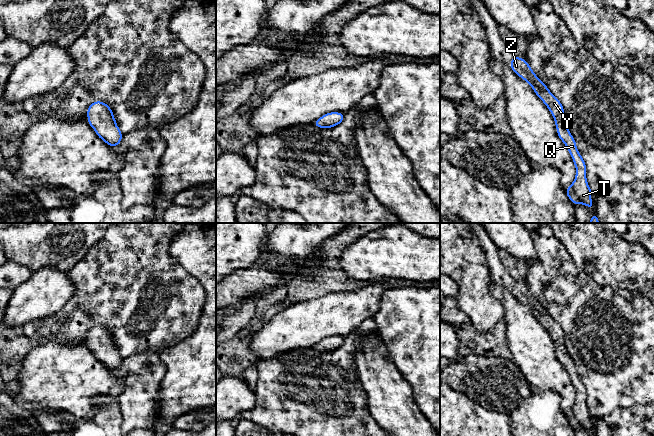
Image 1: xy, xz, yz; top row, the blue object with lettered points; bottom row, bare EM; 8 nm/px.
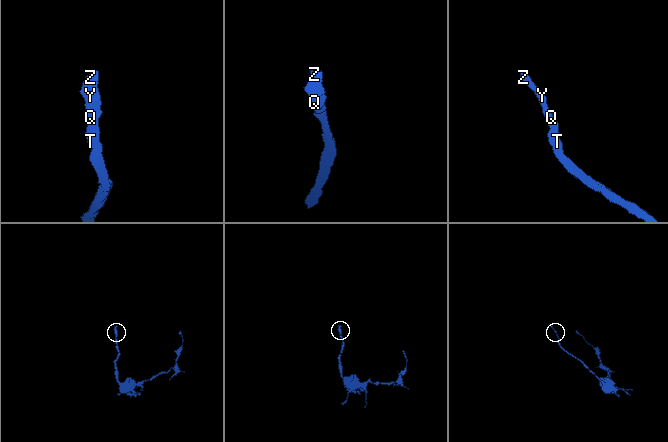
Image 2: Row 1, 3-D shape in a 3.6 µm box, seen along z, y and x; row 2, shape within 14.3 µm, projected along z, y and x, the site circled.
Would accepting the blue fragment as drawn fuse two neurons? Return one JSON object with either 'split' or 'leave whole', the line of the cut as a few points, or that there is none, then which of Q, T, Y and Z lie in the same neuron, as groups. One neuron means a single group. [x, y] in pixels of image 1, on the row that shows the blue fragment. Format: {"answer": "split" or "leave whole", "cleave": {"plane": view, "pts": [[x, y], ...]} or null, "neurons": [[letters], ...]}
{"answer": "leave whole", "cleave": null, "neurons": [["Q", "T", "Y", "Z"]]}

